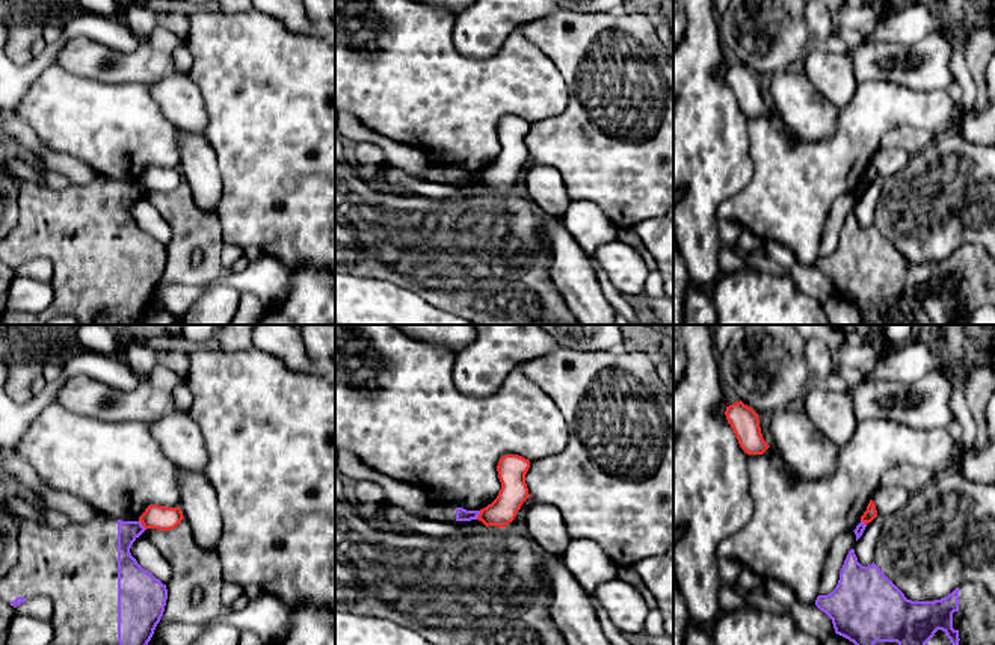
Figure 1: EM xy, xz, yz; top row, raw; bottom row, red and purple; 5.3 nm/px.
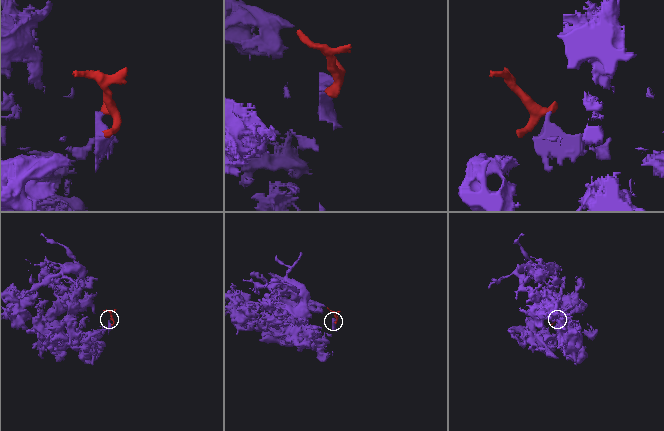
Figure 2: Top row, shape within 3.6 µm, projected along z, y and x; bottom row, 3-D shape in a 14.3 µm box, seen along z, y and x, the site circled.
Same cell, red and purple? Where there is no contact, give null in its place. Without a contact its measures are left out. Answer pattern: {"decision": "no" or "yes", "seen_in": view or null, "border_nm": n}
{"decision": "no", "seen_in": "xy", "border_nm": 70}

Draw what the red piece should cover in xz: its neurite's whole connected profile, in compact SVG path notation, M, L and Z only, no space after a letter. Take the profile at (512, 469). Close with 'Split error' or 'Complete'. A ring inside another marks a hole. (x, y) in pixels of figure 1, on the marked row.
M504 455L500 458L497 471L501 489L491 505L480 509L479 521L486 527L506 527L515 520L522 503L530 497L525 483L528 468L530 461L519 455Z. Complete

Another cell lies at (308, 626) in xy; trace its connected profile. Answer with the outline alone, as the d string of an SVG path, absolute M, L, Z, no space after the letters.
M317 606L290 610L290 628L278 645L335 645L335 613Z

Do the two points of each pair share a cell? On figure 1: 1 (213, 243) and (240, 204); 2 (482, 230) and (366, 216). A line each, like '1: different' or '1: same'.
1: different
2: same

